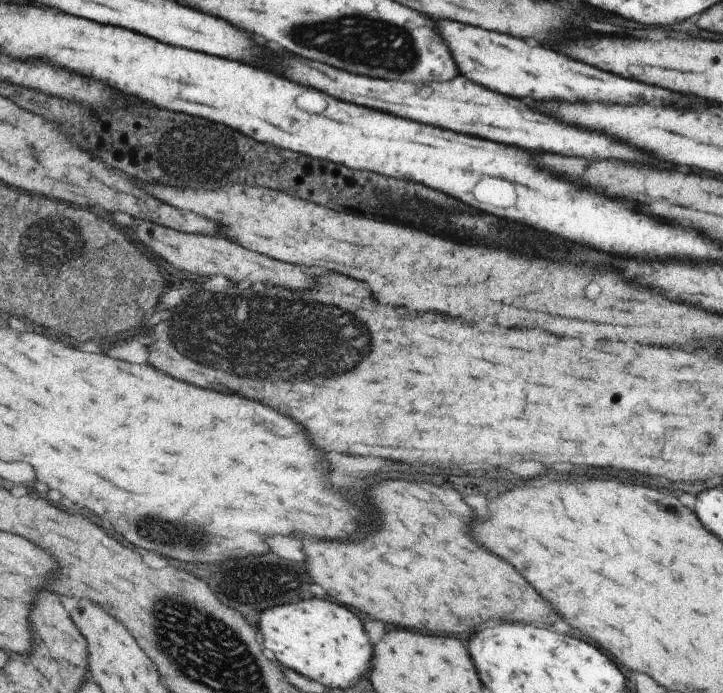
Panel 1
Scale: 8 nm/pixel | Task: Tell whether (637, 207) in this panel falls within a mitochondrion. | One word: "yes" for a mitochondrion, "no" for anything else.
no

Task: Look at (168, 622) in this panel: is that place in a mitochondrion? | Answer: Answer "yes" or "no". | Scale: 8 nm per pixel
yes

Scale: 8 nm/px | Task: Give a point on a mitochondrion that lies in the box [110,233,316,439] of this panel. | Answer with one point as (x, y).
(184, 298)

